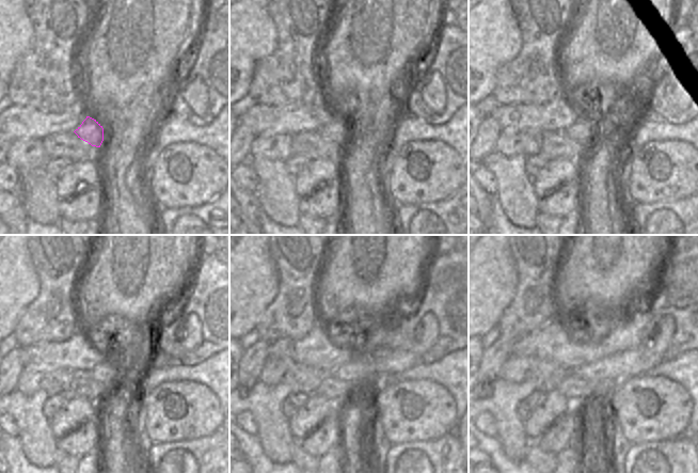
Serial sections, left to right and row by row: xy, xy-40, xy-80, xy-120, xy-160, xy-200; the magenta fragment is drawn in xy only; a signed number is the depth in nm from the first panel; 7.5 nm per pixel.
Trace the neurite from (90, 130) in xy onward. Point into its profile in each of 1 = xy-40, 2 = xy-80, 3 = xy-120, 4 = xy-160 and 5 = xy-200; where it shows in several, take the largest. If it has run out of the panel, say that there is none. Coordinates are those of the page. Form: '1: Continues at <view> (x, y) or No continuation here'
1: Continues at xy-40 (337, 131)
2: Continues at xy-80 (583, 131)
3: Continues at xy-120 (108, 371)
4: Continues at xy-160 (364, 366)
5: Continues at xy-200 (609, 371)

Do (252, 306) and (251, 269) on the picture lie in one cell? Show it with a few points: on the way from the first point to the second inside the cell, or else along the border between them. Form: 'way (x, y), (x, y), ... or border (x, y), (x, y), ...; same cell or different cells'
way (251, 297), (251, 279); same cell

